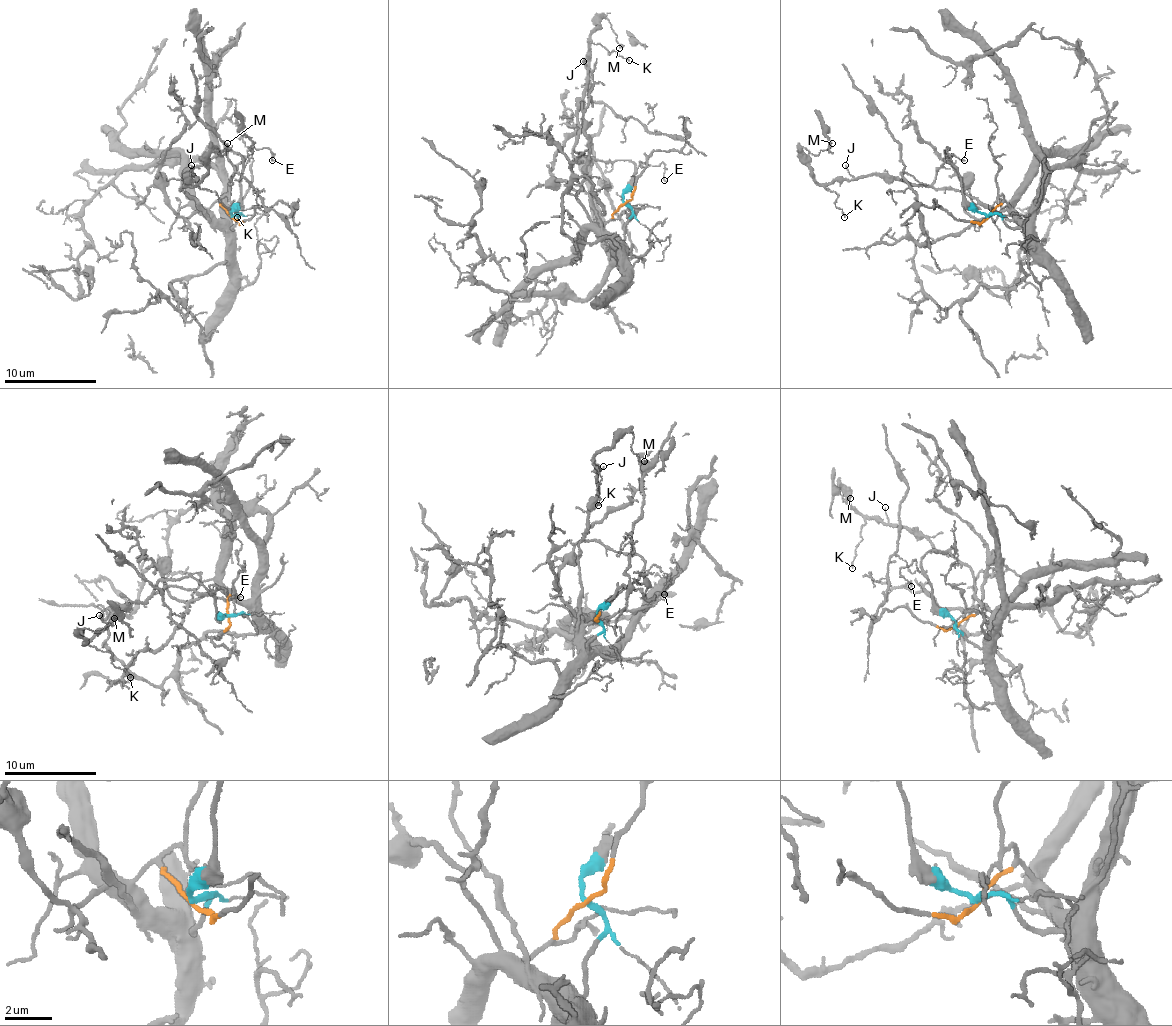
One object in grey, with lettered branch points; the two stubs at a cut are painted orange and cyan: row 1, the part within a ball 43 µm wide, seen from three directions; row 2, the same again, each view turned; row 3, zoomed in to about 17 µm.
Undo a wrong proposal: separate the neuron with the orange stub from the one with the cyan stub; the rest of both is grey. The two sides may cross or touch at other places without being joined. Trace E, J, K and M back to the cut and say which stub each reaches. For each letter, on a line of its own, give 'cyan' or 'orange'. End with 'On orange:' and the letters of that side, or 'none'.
E: cyan
J: cyan
K: cyan
M: cyan
On orange: none

